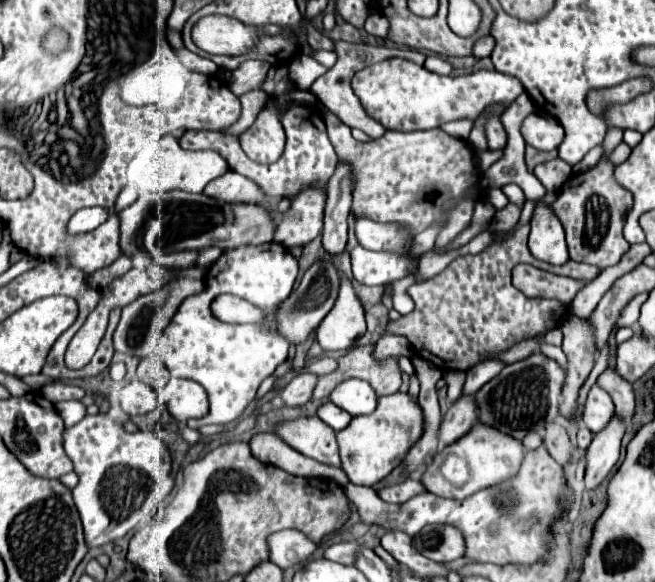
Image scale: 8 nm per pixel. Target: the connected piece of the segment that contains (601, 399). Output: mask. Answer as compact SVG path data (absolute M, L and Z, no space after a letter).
M592 386L588 392L588 400L584 404L584 424L596 434L608 426L614 418L614 402L606 390L600 386Z

